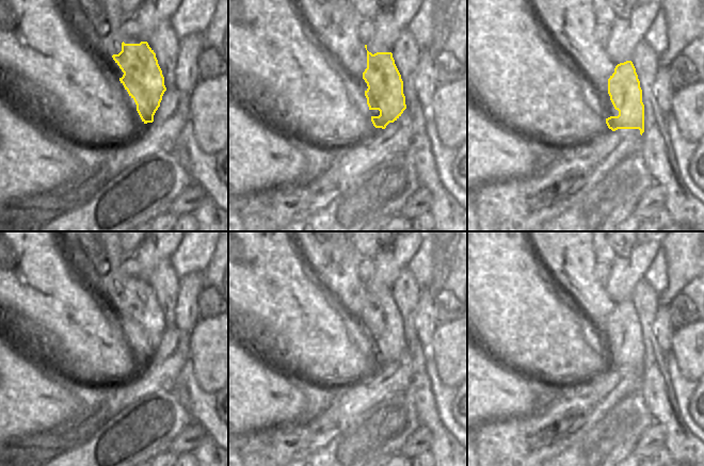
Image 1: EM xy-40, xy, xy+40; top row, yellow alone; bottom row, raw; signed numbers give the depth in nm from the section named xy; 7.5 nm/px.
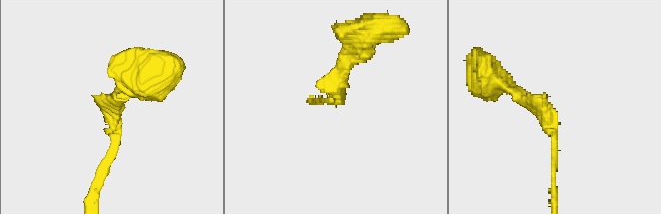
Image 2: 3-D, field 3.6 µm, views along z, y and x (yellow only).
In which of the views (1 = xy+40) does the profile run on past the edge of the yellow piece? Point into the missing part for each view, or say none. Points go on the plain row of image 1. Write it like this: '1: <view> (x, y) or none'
1: none

